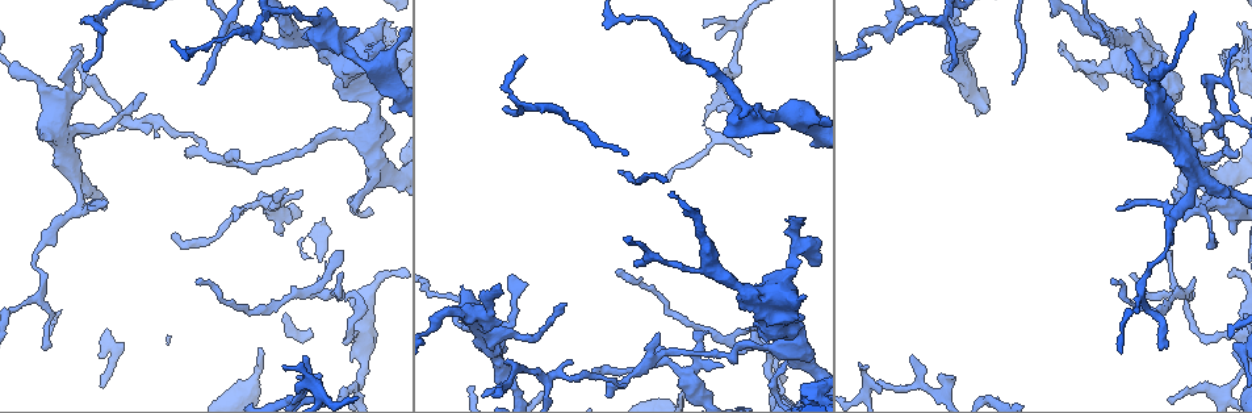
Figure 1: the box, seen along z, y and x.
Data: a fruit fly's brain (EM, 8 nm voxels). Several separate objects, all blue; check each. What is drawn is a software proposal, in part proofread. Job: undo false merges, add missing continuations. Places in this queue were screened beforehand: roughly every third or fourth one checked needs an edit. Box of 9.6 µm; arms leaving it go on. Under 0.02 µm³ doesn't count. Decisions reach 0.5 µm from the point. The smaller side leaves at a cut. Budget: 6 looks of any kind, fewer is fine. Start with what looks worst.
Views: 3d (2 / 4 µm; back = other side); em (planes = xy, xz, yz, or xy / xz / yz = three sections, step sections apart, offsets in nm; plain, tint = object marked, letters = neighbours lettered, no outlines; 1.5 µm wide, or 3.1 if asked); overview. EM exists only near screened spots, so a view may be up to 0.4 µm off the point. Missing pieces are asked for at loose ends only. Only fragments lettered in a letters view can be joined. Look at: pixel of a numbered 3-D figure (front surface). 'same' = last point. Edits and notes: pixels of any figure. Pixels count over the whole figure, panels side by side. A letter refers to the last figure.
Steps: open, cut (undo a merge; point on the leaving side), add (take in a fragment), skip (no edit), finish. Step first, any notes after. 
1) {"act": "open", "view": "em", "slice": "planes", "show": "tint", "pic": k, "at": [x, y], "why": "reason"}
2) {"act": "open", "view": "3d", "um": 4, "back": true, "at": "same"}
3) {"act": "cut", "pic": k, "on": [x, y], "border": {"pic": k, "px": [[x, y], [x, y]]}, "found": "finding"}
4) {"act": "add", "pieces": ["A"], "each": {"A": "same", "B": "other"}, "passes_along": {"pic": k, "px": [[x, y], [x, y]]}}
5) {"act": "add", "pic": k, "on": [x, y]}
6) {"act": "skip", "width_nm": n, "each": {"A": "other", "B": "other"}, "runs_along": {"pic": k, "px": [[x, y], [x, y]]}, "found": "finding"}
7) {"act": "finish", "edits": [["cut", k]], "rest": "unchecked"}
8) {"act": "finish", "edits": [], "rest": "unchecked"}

{"act": "open", "view": "em", "slice": "planes", "show": "letters", "pic": 1, "at": [46, 348], "why": "an open end"}

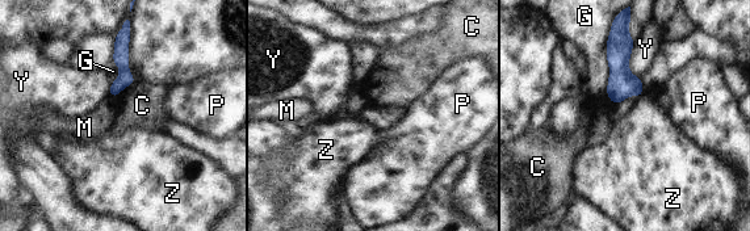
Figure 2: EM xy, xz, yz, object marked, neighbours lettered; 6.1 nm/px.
{"act": "skip", "each": {"C": "other", "G": "other", "M": "other", "P": "other", "Y": "other", "Z": "other"}, "runs_along": {"pic": 2, "px": [[620, 16], [619, 88], [615, 100]]}, "found": "no lettered fragment goes on from it"}

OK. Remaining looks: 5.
{"act": "open", "view": "3d", "um": 4, "pic": 1, "at": [381, 43], "why": "free end"}

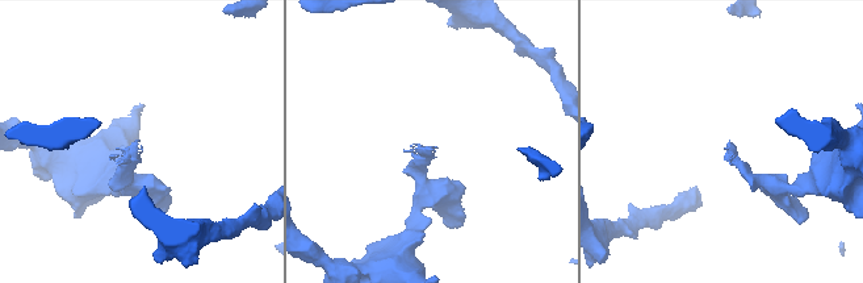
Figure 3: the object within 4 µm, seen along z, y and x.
{"act": "open", "view": "em", "slice": "planes", "show": "letters", "pic": 3, "at": [430, 150]}

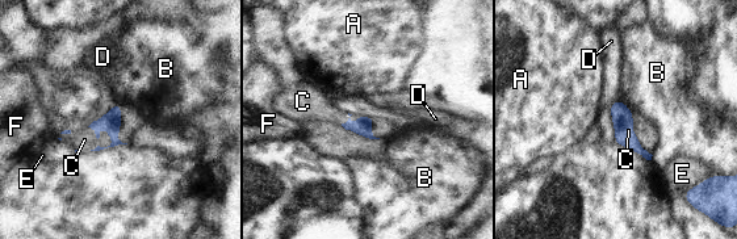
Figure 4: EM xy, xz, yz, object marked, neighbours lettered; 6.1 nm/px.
{"act": "add", "pieces": ["C"], "each": {"A": "other", "B": "other", "C": "same", "D": "other", "E": "other", "F": "other"}, "passes_along": {"pic": 4, "px": [[111, 121], [111, 143], [84, 139]]}, "found": "it goes on there"}

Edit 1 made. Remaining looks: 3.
{"act": "open", "view": "overview"}

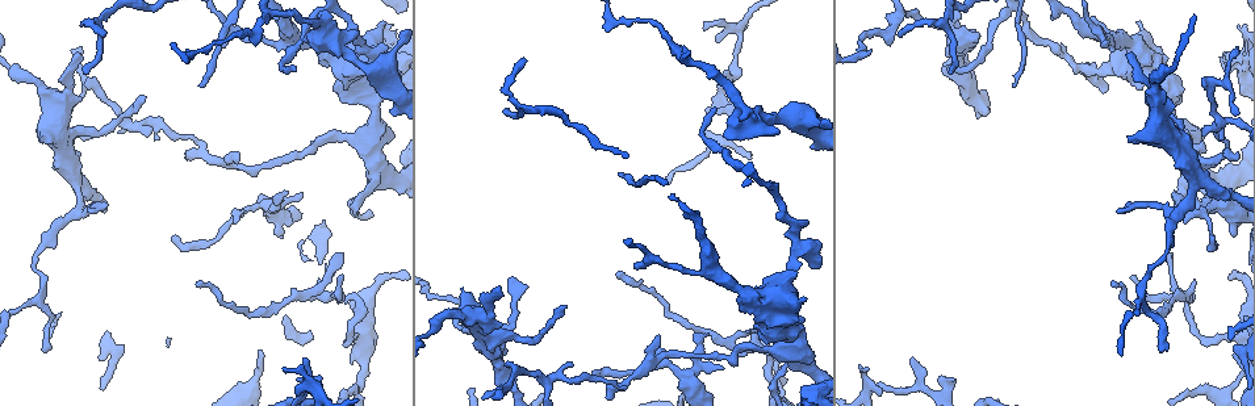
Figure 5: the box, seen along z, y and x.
{"act": "open", "view": "3d", "um": 4, "pic": 5, "at": [300, 196], "why": "an open end"}

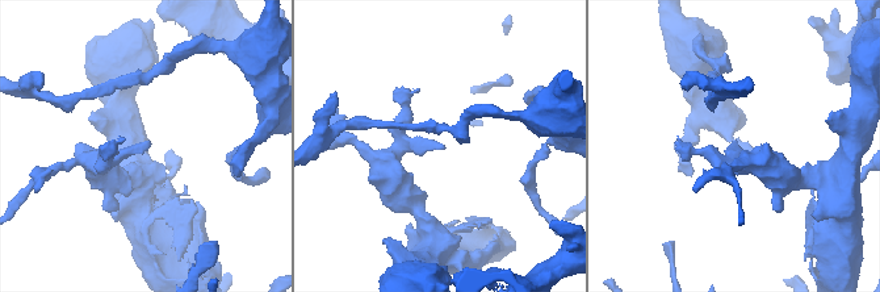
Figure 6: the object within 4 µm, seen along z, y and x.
{"act": "open", "view": "em", "slice": "xy", "step": 8, "show": "letters", "pic": 6, "at": [151, 144]}

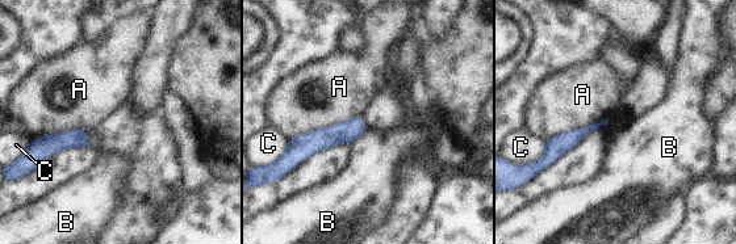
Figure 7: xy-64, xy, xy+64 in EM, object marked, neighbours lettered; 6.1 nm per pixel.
{"act": "skip", "longest_contact_nm": ["A", 480], "each": {"A": "other", "B": "other", "C": "other"}, "border": {"pic": 7, "px": [[364, 133], [350, 143]]}, "found": "none of them fits"}

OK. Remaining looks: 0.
{"act": "finish", "edits": [["add", 4]], "rest": "unchecked"}

